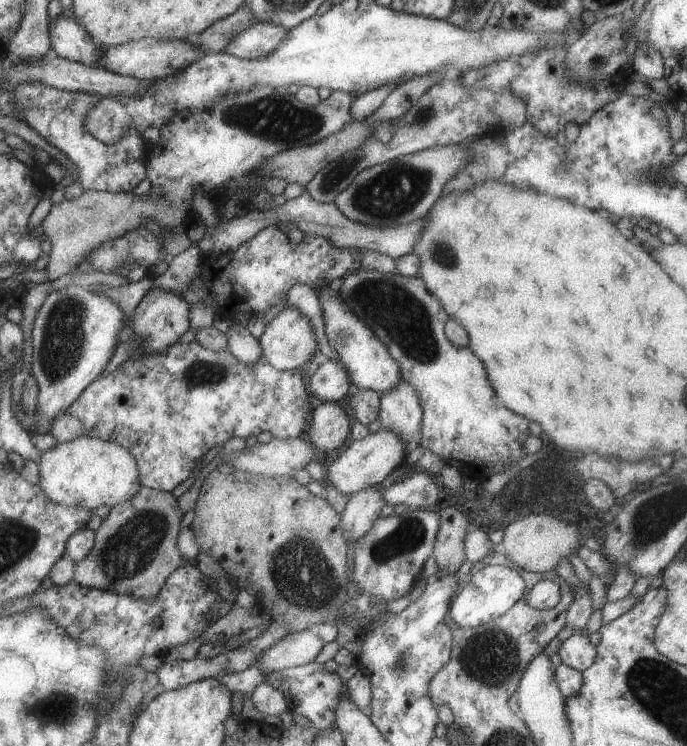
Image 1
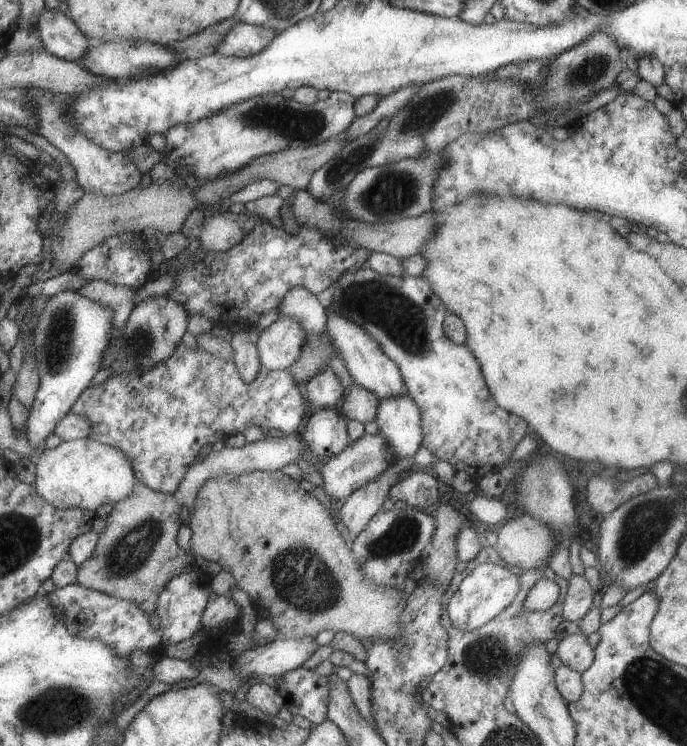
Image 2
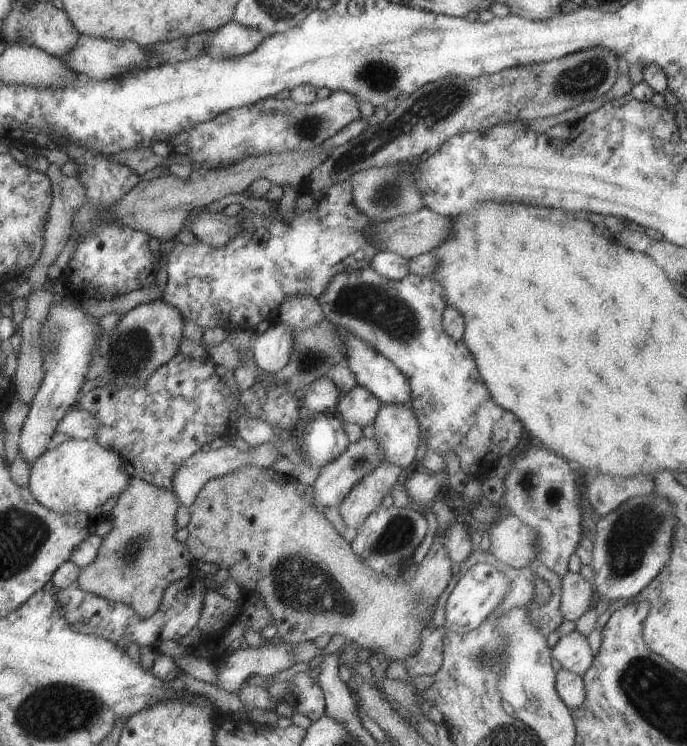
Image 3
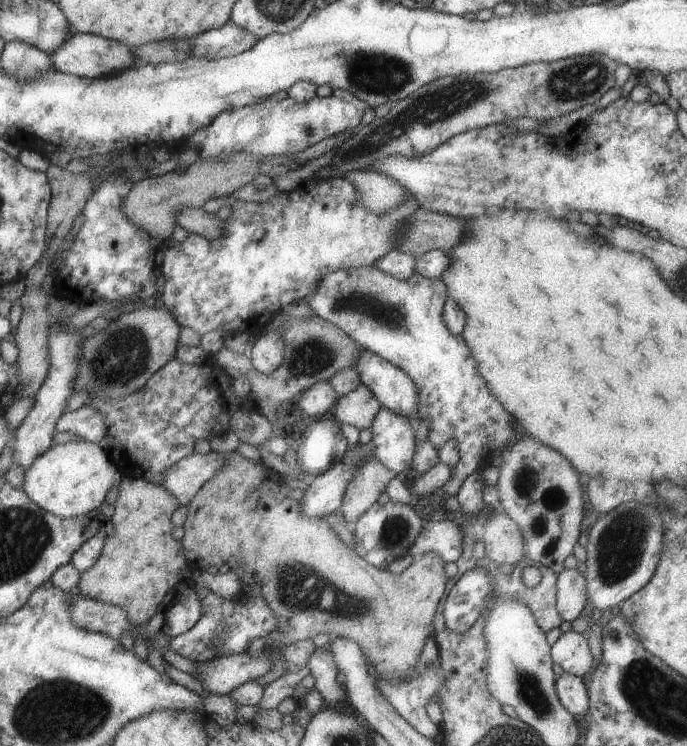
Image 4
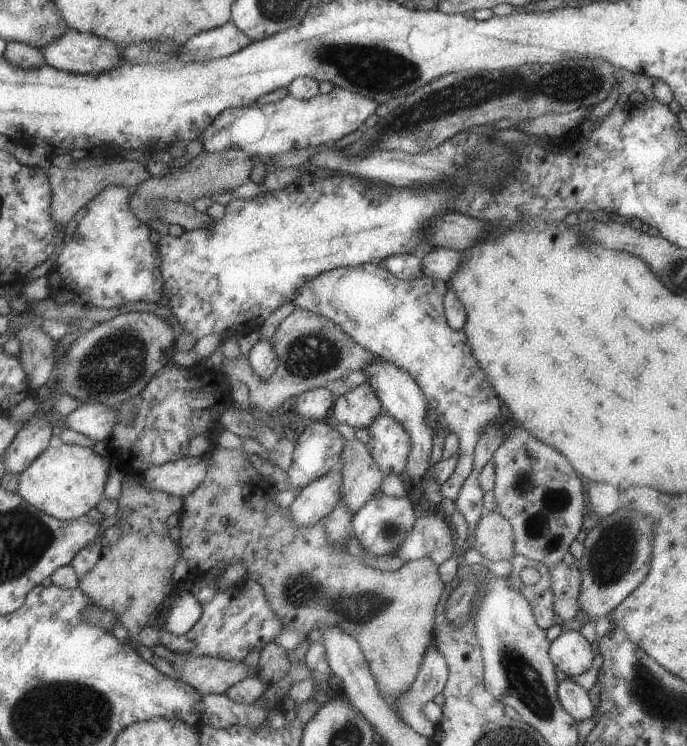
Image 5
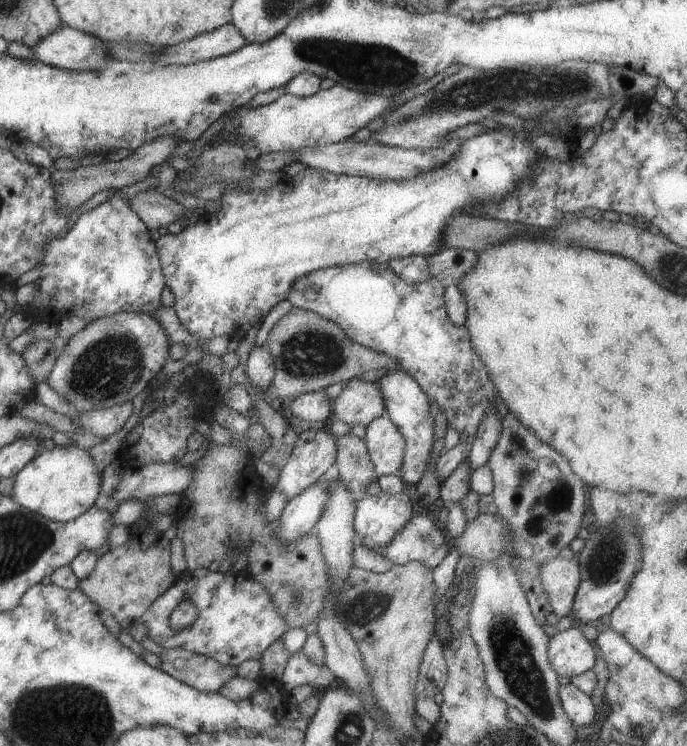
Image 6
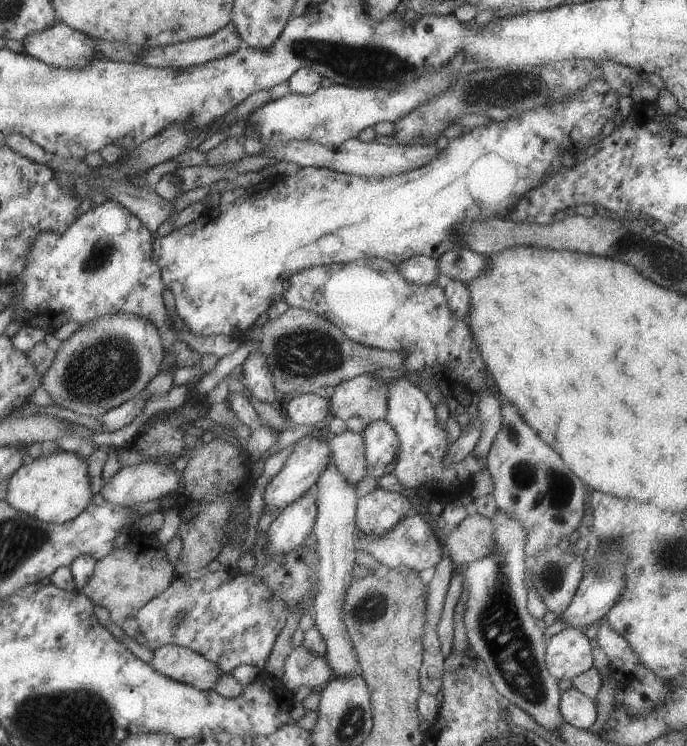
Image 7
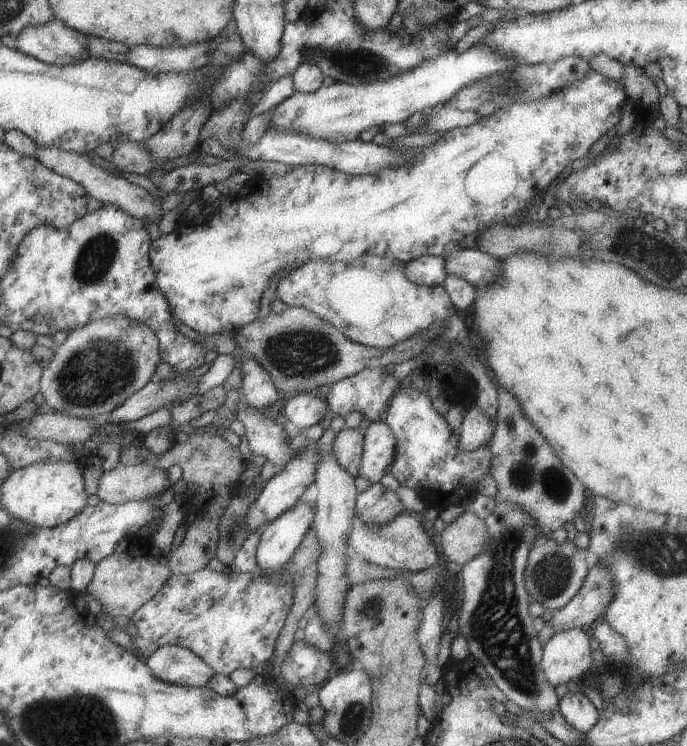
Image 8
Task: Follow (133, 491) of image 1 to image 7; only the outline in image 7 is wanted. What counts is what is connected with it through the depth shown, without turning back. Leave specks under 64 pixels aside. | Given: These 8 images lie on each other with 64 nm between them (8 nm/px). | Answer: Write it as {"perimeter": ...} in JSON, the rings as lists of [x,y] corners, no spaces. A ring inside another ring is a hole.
{"perimeter":[[[62,451],[26,462],[7,482],[5,502],[24,515],[47,524],[63,524],[78,517],[92,502],[86,459]]]}

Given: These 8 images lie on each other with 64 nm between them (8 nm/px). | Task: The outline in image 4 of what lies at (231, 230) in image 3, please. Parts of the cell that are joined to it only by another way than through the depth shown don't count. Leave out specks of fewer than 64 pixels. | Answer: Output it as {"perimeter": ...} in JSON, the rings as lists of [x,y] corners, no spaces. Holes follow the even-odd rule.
{"perimeter":[[[183,207],[181,211],[175,214],[175,220],[188,233],[201,235],[212,241],[218,239],[225,228],[224,220],[220,219],[216,214],[205,212],[202,207],[198,209]]]}

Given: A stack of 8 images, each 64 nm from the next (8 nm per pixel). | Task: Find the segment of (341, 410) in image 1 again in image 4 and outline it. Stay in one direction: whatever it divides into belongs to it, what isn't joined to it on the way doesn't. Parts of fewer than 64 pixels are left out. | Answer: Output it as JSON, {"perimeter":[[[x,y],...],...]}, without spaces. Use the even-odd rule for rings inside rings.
{"perimeter":[[[331,415],[316,419],[308,424],[300,446],[294,447],[298,466],[309,477],[330,471],[337,462],[345,460],[350,445],[340,425]]]}

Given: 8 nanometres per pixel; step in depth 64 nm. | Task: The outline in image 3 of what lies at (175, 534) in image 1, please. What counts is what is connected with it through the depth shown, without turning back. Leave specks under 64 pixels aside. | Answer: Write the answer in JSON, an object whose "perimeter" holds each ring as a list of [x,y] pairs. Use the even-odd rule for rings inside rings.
{"perimeter":[[[131,477],[110,513],[113,530],[103,537],[96,560],[81,569],[76,583],[79,588],[109,602],[130,606],[140,619],[153,616],[162,603],[165,591],[174,582],[189,576],[196,566],[187,545],[176,540],[179,528],[175,515],[180,505],[170,489]]]}

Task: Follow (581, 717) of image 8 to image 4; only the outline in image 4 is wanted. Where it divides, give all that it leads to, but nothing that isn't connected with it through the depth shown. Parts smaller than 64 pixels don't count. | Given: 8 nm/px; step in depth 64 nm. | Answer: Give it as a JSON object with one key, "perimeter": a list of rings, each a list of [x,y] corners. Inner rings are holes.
{"perimeter":[[[564,673],[556,680],[556,691],[560,703],[574,717],[584,717],[590,709],[590,698],[584,680]]]}

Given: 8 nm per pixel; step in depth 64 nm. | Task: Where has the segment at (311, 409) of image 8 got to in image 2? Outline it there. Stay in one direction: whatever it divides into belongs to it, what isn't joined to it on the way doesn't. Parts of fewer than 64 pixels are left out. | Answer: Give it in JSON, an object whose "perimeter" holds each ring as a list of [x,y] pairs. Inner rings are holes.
{"perimeter":[[[326,366],[316,376],[312,376],[304,386],[304,396],[314,408],[342,408],[347,388],[335,374],[331,367]]]}

